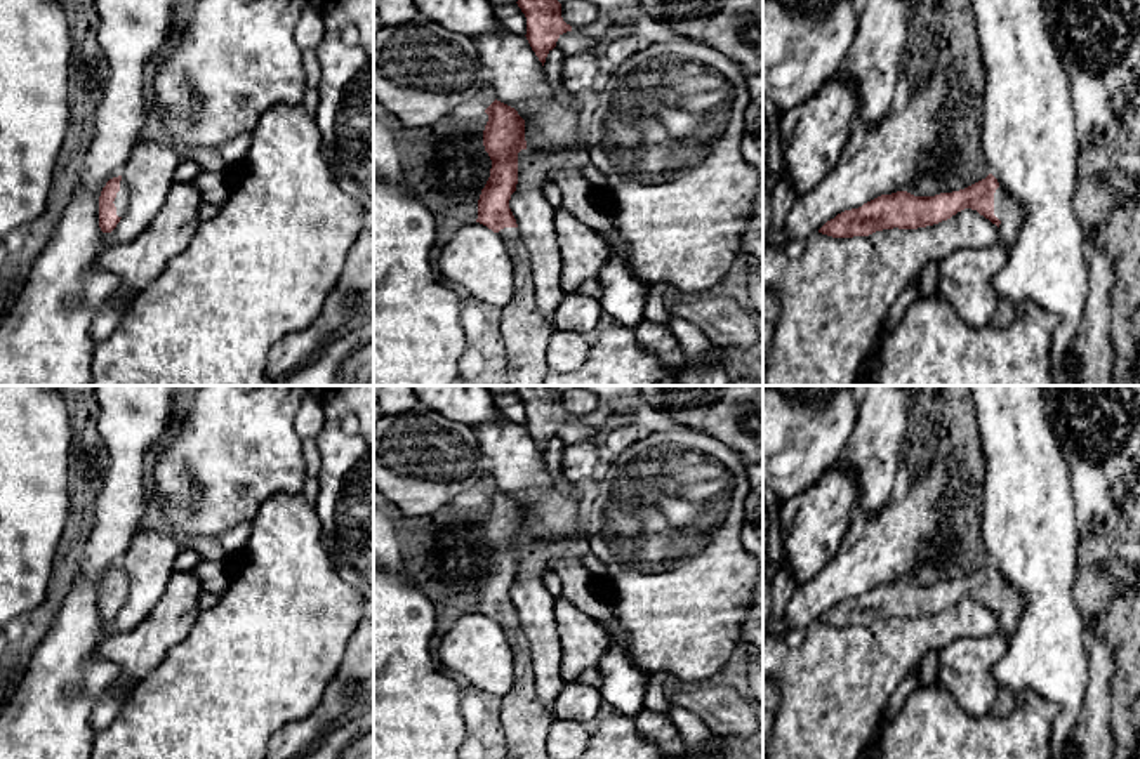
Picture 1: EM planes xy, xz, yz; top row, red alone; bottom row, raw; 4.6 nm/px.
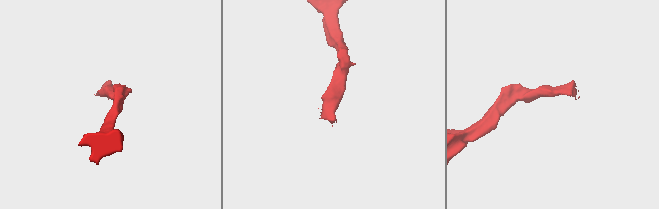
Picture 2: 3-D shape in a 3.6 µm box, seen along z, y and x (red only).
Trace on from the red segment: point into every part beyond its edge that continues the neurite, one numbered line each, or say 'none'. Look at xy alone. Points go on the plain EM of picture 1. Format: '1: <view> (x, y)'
1: xy (120, 591)

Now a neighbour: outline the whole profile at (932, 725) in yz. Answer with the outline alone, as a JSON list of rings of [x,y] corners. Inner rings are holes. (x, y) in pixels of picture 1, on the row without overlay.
[[[918,686],[883,731],[879,759],[1053,759],[1051,729],[1057,709],[1029,693],[1024,705],[1006,716],[970,716],[947,690]]]

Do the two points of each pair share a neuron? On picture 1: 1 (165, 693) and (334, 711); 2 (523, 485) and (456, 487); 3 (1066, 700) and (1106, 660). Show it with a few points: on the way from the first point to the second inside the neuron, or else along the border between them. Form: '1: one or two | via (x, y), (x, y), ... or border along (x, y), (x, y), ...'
1: two | border along (336, 674), (320, 702), (310, 712), (278, 728)
2: two | border along (475, 431), (487, 471)
3: two | border along (1088, 640), (1086, 688), (1078, 718)

